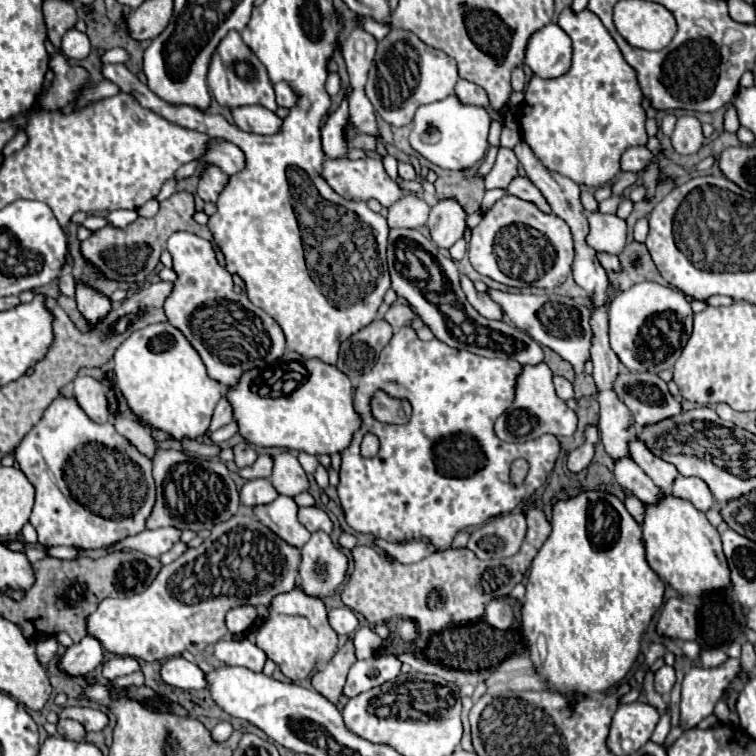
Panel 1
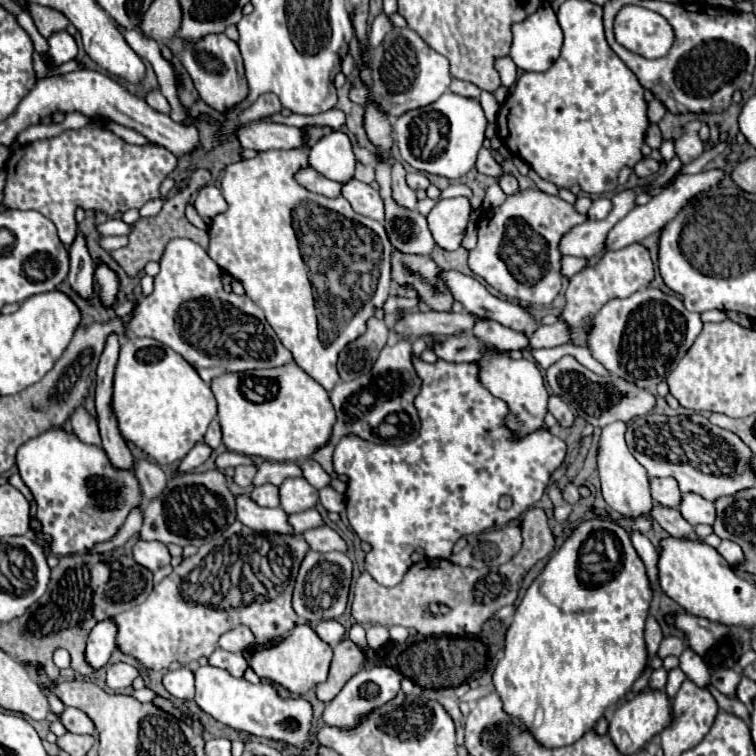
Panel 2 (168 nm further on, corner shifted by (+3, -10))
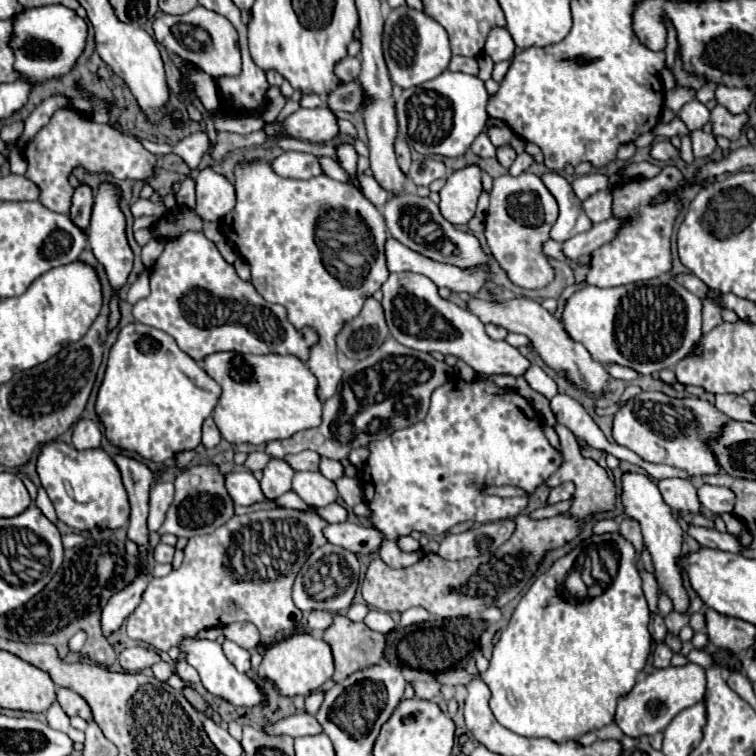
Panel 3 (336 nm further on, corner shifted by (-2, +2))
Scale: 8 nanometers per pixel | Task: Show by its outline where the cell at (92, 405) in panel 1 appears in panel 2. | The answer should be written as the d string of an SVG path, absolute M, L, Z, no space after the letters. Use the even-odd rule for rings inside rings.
M85 406L75 408L73 416L71 416L71 424L73 424L73 432L79 440L83 440L85 444L101 444L101 436L99 436L99 428L97 428L97 420L85 410Z

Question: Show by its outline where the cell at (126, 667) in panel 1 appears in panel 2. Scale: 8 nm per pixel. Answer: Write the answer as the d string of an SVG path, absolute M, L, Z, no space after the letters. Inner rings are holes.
M117 662L107 670L107 686L113 690L123 690L123 688L129 688L137 676L139 676L139 670L135 666Z

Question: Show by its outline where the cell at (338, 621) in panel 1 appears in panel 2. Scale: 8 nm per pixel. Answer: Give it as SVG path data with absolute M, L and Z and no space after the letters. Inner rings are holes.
M323 620L315 626L315 634L329 646L335 646L335 644L339 644L339 640L343 640L345 628L337 620Z

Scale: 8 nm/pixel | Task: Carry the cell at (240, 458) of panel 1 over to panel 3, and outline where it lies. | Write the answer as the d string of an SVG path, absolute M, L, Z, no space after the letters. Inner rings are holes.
M252 452L252 454L248 454L244 466L246 466L250 472L256 472L256 470L262 470L262 468L268 464L268 460L270 460L270 458L268 458L264 452Z

